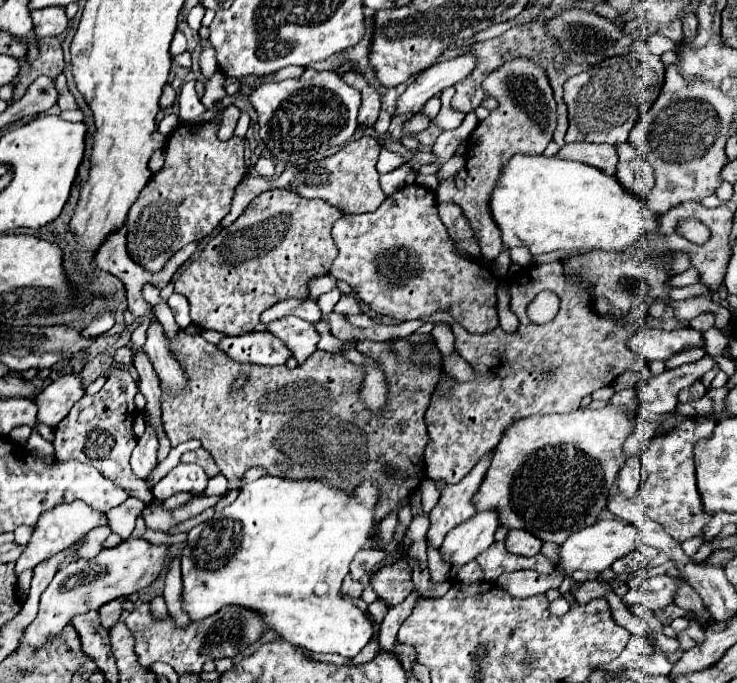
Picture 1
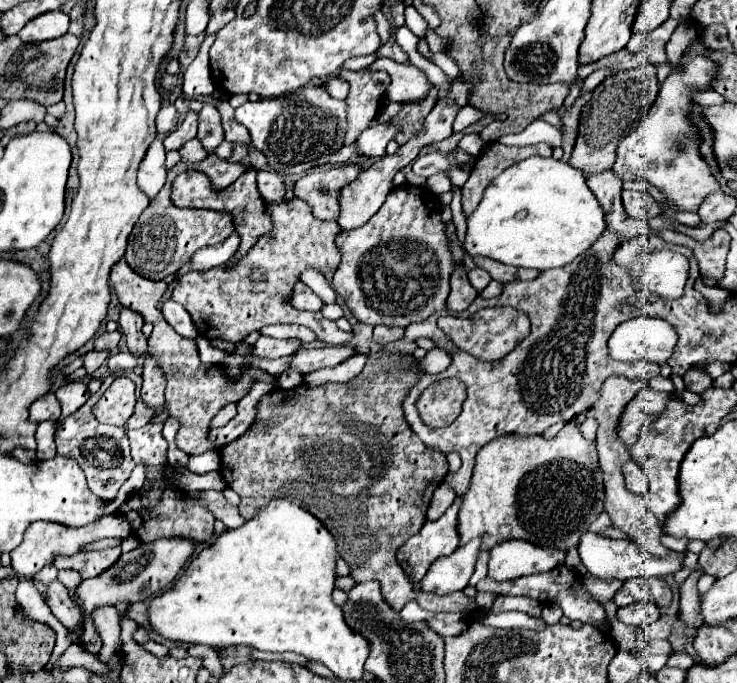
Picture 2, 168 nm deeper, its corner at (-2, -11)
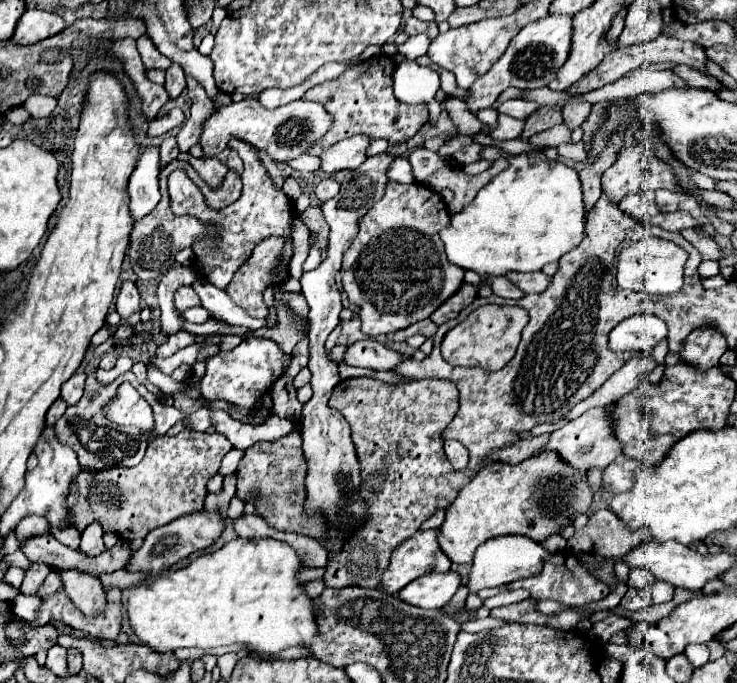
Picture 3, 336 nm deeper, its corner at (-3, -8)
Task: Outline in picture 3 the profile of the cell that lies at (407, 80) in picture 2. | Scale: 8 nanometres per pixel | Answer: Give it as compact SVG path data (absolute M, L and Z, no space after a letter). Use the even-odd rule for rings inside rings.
M409 60L401 62L393 74L395 97L405 104L427 104L429 114L431 114L429 122L432 125L437 124L437 118L441 114L441 104L435 100L437 90L439 90L439 74L435 70L431 70L431 68L419 66L417 62L409 62Z

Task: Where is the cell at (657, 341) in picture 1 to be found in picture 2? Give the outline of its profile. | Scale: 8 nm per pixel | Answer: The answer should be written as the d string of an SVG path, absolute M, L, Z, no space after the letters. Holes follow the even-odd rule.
M636 317L624 321L612 333L608 341L610 355L618 361L652 361L652 363L666 363L676 347L676 331L668 327L662 319L654 317Z

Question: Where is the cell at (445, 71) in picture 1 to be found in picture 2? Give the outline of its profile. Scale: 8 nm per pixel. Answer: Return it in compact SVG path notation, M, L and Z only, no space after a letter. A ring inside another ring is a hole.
M380 123L376 127L366 129L360 137L358 137L358 153L362 155L370 155L370 157L380 157L386 153L386 145L396 137L398 133L398 125L396 123Z

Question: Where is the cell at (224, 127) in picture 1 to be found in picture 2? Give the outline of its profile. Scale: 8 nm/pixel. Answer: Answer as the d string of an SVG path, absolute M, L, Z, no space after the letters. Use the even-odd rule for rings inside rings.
M204 105L200 109L198 139L202 141L202 145L208 153L214 153L214 149L224 141L224 129L222 129L220 119L222 119L220 111L214 105Z

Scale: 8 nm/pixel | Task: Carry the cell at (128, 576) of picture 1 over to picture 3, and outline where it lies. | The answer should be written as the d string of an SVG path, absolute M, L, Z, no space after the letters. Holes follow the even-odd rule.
M193 512L191 516L181 516L181 520L173 520L173 524L165 524L145 538L143 546L133 554L133 562L129 562L129 572L143 572L149 576L157 576L163 570L169 570L175 562L187 558L195 550L209 548L225 530L225 518L217 512Z

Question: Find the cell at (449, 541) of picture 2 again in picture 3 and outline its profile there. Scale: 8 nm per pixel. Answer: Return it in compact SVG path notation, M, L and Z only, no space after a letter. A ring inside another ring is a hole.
M427 530L415 532L403 544L399 544L391 554L391 562L383 572L377 590L395 596L417 576L425 576L429 572L449 572L451 560L437 548L435 538L437 530Z

